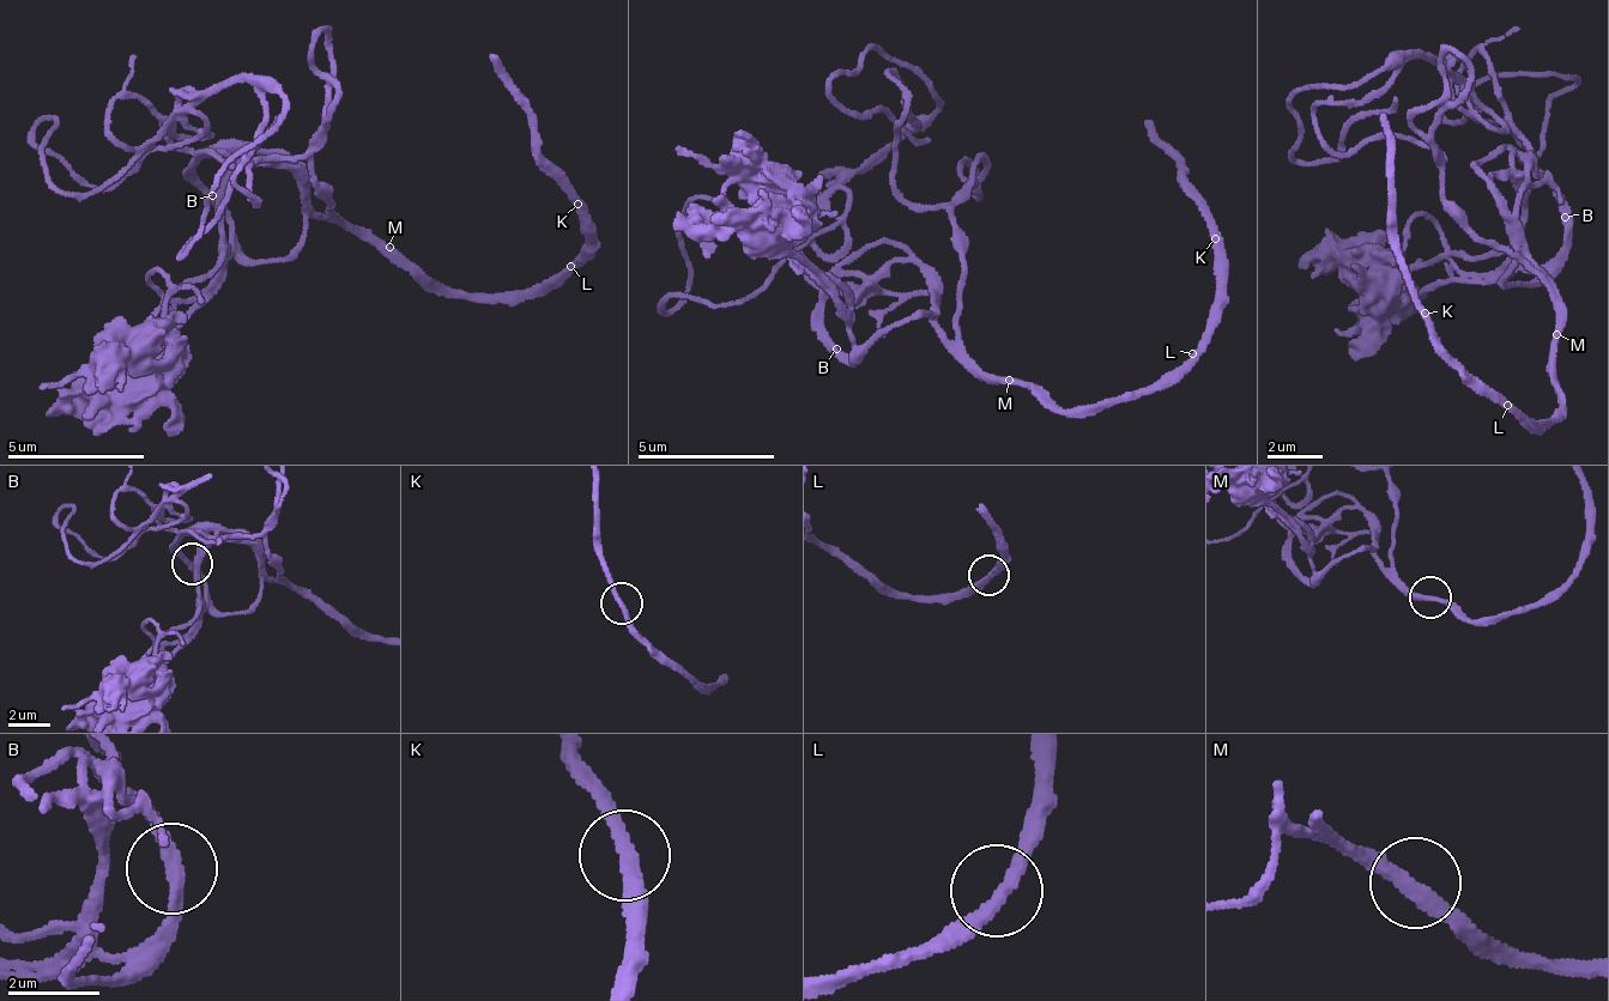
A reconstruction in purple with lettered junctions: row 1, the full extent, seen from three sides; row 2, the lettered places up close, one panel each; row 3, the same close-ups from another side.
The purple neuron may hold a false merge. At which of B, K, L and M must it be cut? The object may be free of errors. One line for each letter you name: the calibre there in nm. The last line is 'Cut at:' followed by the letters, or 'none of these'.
Cut at: none of these

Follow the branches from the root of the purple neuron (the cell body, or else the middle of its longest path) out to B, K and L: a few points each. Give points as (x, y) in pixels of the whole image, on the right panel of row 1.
B: (1556, 338), (1559, 311), (1528, 262), (1514, 264), (1502, 283), (1534, 277), (1555, 254), (1562, 244), (1564, 214)
K: (1556, 338), (1555, 418), (1547, 426), (1540, 423), (1538, 428), (1438, 341), (1425, 313)
L: (1556, 338), (1553, 375), (1559, 384), (1555, 418), (1548, 420), (1547, 426), (1540, 423), (1538, 428), (1507, 405)

